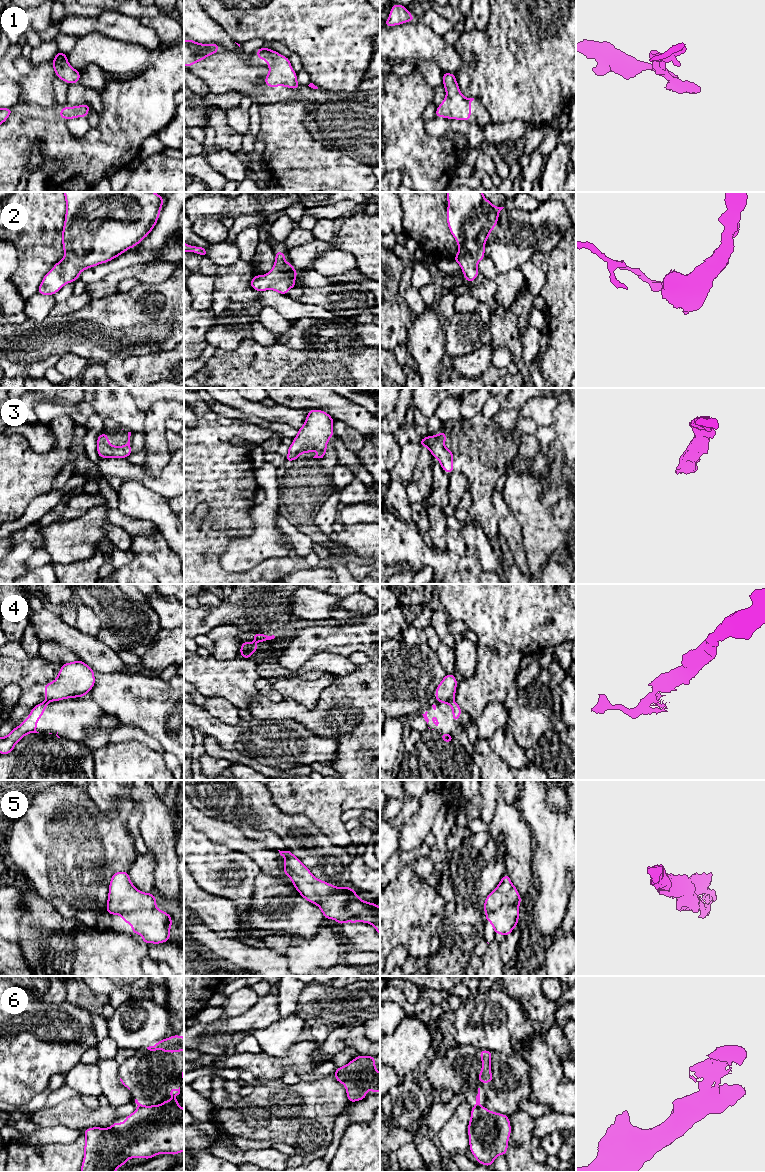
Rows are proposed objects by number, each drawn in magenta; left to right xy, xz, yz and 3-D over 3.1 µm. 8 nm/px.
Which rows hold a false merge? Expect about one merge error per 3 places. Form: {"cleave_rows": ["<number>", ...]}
{"cleave_rows": ["4", "5", "6"]}

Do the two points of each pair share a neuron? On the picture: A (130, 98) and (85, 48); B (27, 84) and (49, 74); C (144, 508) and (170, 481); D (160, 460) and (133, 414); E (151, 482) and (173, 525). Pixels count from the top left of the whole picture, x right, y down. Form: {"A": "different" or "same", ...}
{"A": "different", "B": "same", "C": "different", "D": "different", "E": "different"}

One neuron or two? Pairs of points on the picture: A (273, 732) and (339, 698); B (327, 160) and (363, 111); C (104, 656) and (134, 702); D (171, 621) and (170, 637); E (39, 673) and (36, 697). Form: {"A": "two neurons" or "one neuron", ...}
{"A": "two neurons", "B": "two neurons", "C": "two neurons", "D": "two neurons", "E": "two neurons"}

